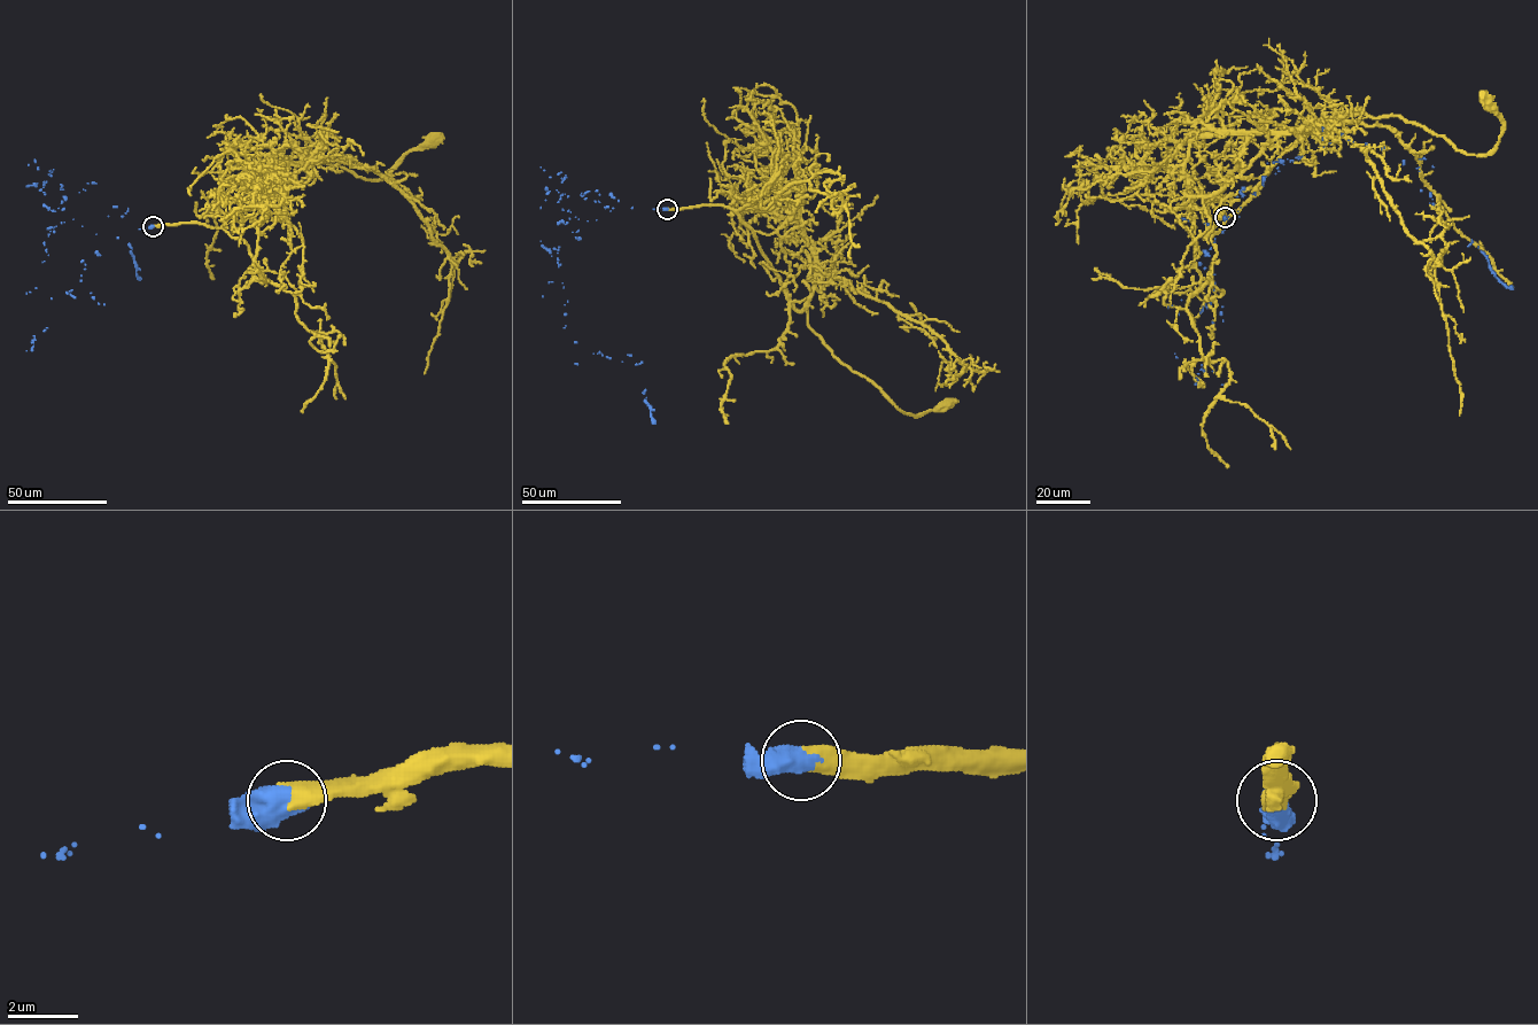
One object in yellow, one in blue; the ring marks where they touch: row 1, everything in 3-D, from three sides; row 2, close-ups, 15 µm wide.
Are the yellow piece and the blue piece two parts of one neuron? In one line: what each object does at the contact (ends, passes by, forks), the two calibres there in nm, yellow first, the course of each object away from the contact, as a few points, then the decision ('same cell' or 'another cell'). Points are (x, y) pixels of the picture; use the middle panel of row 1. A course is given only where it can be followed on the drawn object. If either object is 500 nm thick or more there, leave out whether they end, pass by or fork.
calibres 600 and 750 nm; course yellow (666, 209), (730, 207), (752, 230), (787, 299), (806, 308), (807, 325), (840, 362), (909, 414), (947, 403); course blue (666, 209), (611, 210), (588, 222), (557, 253), (567, 301), (564, 327), (593, 354), (631, 355), (654, 422); same cell

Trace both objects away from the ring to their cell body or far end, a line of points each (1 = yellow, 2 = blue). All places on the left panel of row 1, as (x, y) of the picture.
1: (152, 226), (220, 227), (238, 209), (247, 179), (285, 147), (379, 180), (404, 155), (433, 139)
2: (152, 226), (96, 234), (45, 194), (43, 183), (53, 169), (62, 186), (117, 207), (140, 280)

